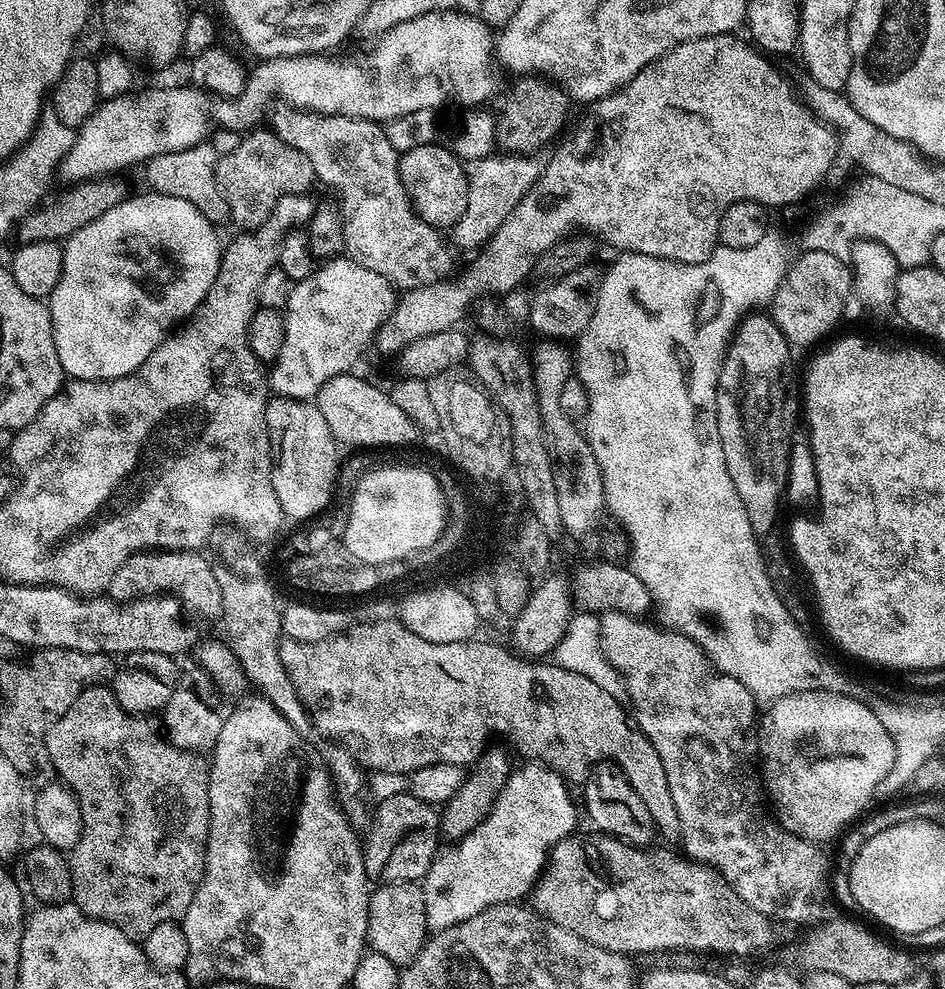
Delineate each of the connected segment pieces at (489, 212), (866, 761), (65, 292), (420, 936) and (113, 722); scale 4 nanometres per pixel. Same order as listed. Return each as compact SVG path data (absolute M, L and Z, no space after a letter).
M493 154L483 156L467 169L468 205L460 221L450 229L451 243L457 249L460 247L476 250L488 243L498 226L508 220L514 206L518 206L524 195L539 182L542 164L536 159L532 154Z
M795 692L771 701L767 705L768 713L765 716L763 713L759 721L758 760L762 765L762 784L770 800L772 795L776 803L779 824L795 836L813 842L839 837L865 811L863 808L873 803L875 787L894 766L896 747L886 726L871 703L863 704L856 699L855 695L841 696L838 692Z
M155 191L149 195L129 195L118 206L114 206L114 210L106 210L106 214L94 218L94 222L82 226L82 230L78 230L73 236L69 236L67 240L63 241L64 266L62 278L56 289L52 291L47 306L48 311L52 313L54 346L58 350L58 362L62 362L65 373L71 379L113 380L138 370L138 366L142 366L142 362L146 362L146 358L150 358L150 354L154 354L154 350L158 350L160 343L168 339L173 329L183 325L193 312L200 309L200 304L206 298L206 294L210 294L210 286L214 286L214 278L222 275L220 270L222 240L220 244L219 238L216 237L215 230L217 229L214 224L204 217L194 205L183 198L163 196Z
M419 883L380 884L368 897L368 939L367 947L390 958L397 966L406 966L418 958L424 941L430 935L426 918L424 889Z
M96 682L84 688L74 698L70 710L50 726L50 730L44 739L43 751L48 752L48 760L52 768L57 772L59 779L65 788L68 788L76 796L78 806L82 810L82 834L78 838L78 846L74 846L70 853L68 869L72 875L72 900L88 916L95 920L104 920L107 924L118 926L122 934L126 934L137 942L143 942L154 926L162 923L179 921L186 914L190 902L200 885L200 879L204 876L204 867L208 857L208 835L210 834L210 782L208 781L209 761L199 752L187 752L169 741L162 731L159 719L148 714L137 714L126 711L118 702L111 687Z

